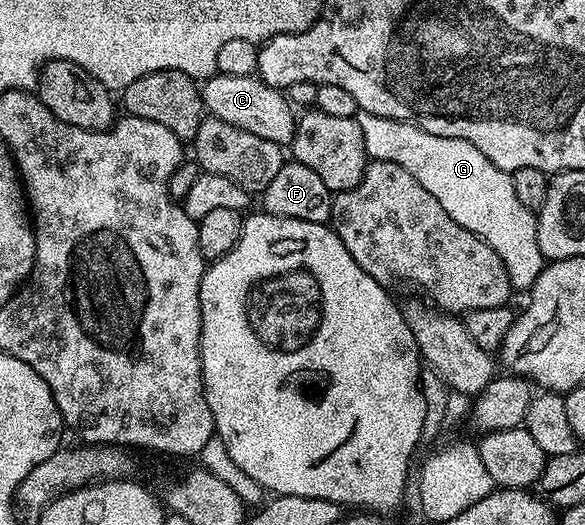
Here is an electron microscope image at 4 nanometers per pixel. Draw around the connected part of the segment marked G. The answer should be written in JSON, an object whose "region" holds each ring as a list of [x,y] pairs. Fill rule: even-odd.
{"region":[[[357,111],[354,119],[362,130],[364,145],[372,160],[394,162],[398,166],[402,166],[402,170],[406,170],[406,174],[414,174],[414,178],[418,178],[418,182],[422,182],[422,186],[426,186],[426,190],[430,190],[430,194],[434,194],[434,198],[438,198],[442,210],[446,210],[446,214],[450,214],[450,218],[454,218],[454,222],[458,222],[458,226],[470,230],[470,234],[474,234],[478,238],[482,238],[482,242],[486,242],[490,246],[490,250],[494,250],[494,254],[498,254],[498,258],[502,258],[502,266],[506,266],[506,274],[510,274],[513,289],[531,289],[532,283],[544,269],[546,261],[542,250],[538,250],[536,213],[531,212],[526,206],[522,206],[522,202],[518,202],[518,194],[514,194],[511,172],[504,172],[502,169],[496,168],[494,162],[490,162],[490,158],[486,158],[486,154],[482,154],[482,150],[478,150],[478,146],[470,146],[470,142],[466,142],[462,138],[446,138],[438,134],[430,134],[416,124],[403,124],[400,120],[387,120],[378,114],[369,112]]]}

